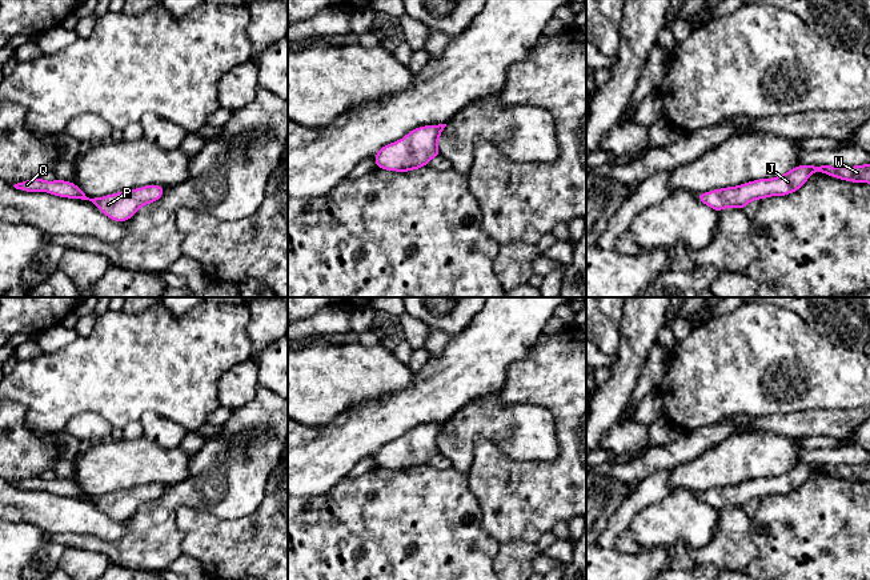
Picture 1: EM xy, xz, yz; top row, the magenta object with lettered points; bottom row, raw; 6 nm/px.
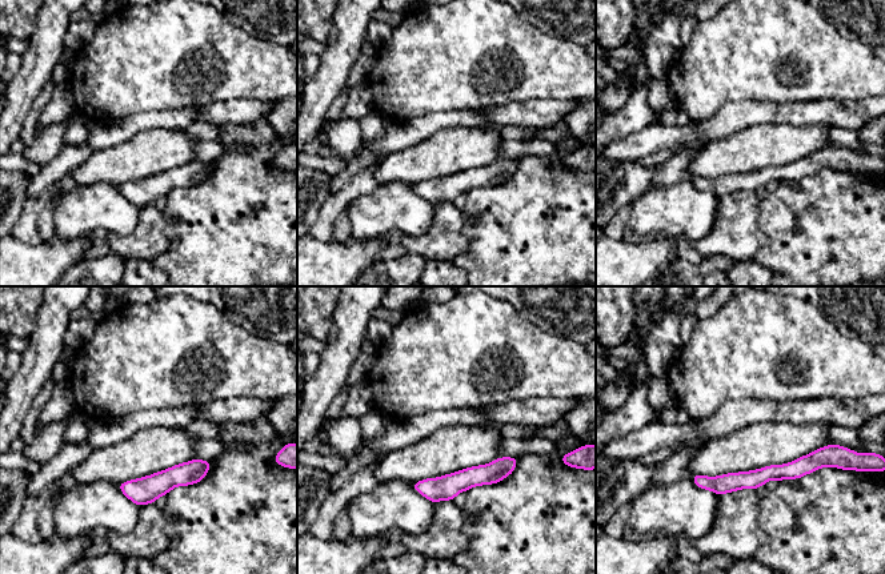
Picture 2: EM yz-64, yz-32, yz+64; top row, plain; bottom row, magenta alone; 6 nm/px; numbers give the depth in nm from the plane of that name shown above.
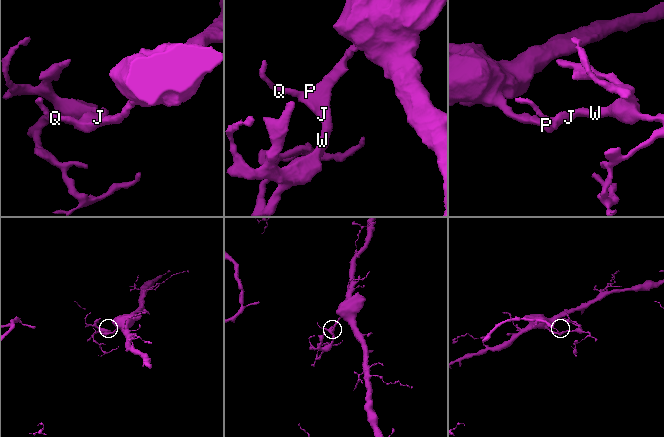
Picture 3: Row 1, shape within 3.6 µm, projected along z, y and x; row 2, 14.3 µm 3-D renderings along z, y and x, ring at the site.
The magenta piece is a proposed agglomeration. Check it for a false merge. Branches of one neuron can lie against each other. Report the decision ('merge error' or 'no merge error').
no merge error

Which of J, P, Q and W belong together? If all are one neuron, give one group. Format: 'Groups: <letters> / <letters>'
Groups: J P Q W

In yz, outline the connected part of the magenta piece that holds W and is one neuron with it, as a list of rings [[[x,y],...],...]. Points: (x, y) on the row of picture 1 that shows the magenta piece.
[[[870,164],[854,167],[797,165],[778,177],[758,179],[735,187],[698,193],[695,196],[701,203],[717,212],[725,208],[745,209],[753,200],[763,200],[770,196],[787,196],[798,191],[814,172],[821,172],[851,183],[870,184]]]

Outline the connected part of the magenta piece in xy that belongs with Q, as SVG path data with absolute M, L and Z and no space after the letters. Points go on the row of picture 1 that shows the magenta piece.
M41 177L20 181L13 187L25 192L47 192L59 197L89 201L113 221L128 221L141 207L160 200L165 192L164 187L151 184L103 197L89 197L75 183L57 179L45 181Z

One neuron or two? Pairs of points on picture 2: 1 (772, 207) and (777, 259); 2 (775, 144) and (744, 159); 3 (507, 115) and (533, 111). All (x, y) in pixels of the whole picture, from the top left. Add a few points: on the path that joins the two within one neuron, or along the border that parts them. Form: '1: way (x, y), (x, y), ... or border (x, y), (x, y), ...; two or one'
1: way (777, 220), (777, 245); one
2: way (767, 144), (752, 151); one
3: way (513, 115), (527, 113); one

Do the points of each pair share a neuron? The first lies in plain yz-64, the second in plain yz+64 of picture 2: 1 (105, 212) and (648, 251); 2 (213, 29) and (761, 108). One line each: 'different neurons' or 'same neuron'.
1: different neurons
2: different neurons

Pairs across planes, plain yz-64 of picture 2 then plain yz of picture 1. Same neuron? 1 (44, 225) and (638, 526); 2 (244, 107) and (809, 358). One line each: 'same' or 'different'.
1: different
2: different

